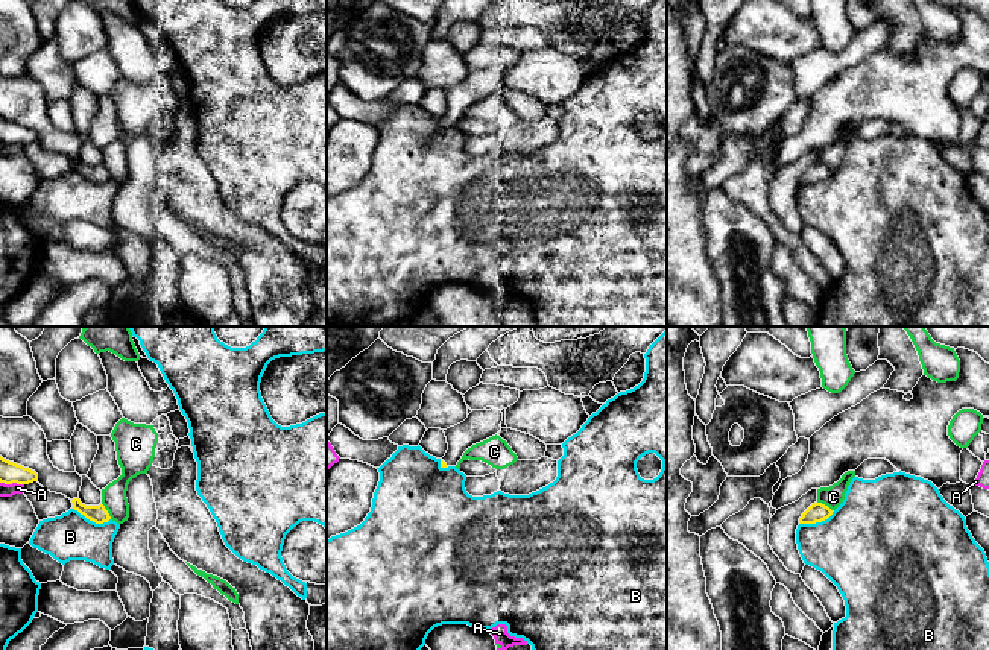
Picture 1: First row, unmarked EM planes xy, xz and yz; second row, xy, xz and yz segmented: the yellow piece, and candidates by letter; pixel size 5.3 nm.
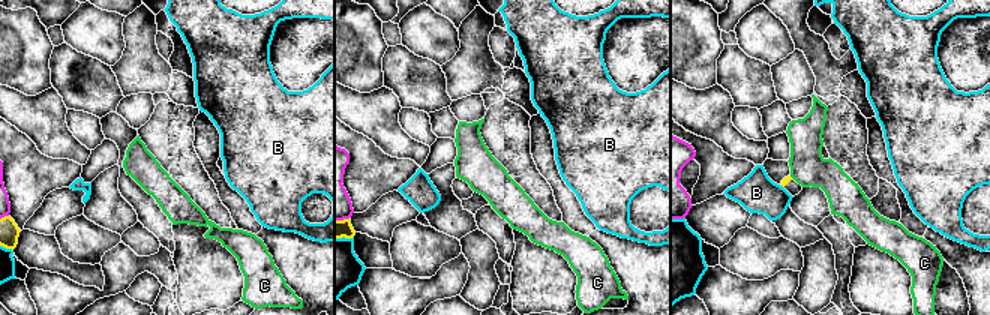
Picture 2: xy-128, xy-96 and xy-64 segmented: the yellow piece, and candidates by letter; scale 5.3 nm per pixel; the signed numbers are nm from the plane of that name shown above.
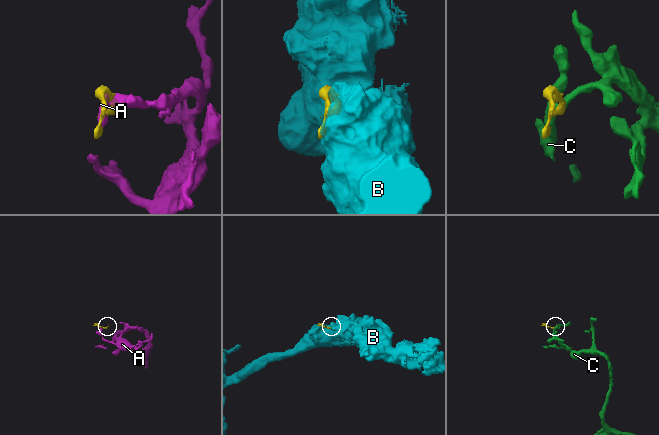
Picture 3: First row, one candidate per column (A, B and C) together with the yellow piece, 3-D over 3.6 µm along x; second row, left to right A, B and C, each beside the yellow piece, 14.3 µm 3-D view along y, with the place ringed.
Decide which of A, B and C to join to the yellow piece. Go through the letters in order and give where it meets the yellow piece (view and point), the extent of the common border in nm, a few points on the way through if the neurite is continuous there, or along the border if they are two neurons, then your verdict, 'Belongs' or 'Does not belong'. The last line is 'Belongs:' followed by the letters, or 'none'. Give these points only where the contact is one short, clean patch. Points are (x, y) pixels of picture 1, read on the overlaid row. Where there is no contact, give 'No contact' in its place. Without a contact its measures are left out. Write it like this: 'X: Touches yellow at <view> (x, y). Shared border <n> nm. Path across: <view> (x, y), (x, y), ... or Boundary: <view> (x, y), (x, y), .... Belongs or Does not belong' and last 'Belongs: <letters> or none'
A: Touches yellow at xy (12, 482). Shared border 130 nm. Does not belong
B: Touches yellow at xy (91, 520). Shared border 220 nm. Does not belong
C: Touches yellow at yz (824, 504). Shared border 100 nm. Does not belong
Belongs: none

